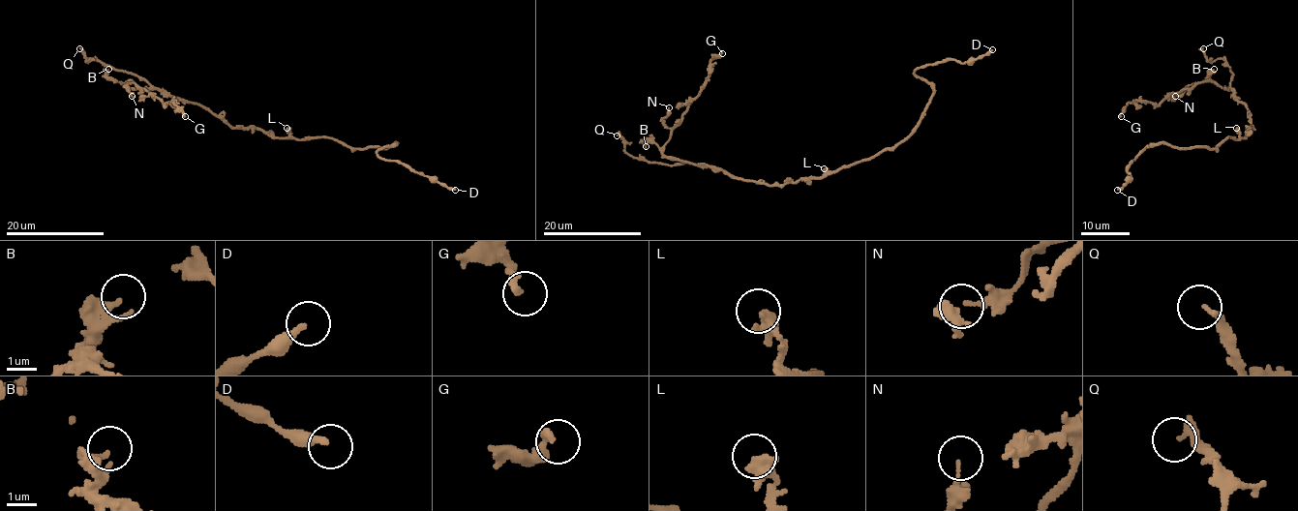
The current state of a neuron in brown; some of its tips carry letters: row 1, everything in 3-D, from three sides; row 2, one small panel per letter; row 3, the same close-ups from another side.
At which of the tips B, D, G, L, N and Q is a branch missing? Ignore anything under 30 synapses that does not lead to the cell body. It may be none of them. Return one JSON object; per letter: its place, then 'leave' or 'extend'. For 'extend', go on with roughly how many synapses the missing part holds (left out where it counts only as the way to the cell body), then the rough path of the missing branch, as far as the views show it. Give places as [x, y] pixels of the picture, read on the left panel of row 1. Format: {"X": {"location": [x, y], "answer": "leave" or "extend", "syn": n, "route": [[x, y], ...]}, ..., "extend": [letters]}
{"B": {"location": [108, 69], "answer": "leave"}, "D": {"location": [455, 190], "answer": "leave"}, "G": {"location": [185, 116], "answer": "leave"}, "L": {"location": [286, 128], "answer": "leave"}, "N": {"location": [132, 96], "answer": "leave"}, "Q": {"location": [79, 48], "answer": "extend", "syn": 45, "route": [[79, 48], [64, 31], [61, 33], [72, 51], [84, 56], [92, 65], [92, 100]]}, "extend": ["Q"]}

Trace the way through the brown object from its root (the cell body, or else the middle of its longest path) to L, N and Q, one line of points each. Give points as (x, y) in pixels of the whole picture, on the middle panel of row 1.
L: (805, 179), (822, 176), (827, 171), (824, 168)
N: (805, 179), (767, 185), (707, 165), (668, 159), (663, 148), (671, 130), (663, 119), (669, 107)
Q: (805, 179), (767, 185), (742, 180), (707, 165), (649, 164), (628, 155), (624, 151), (624, 141), (617, 135)

